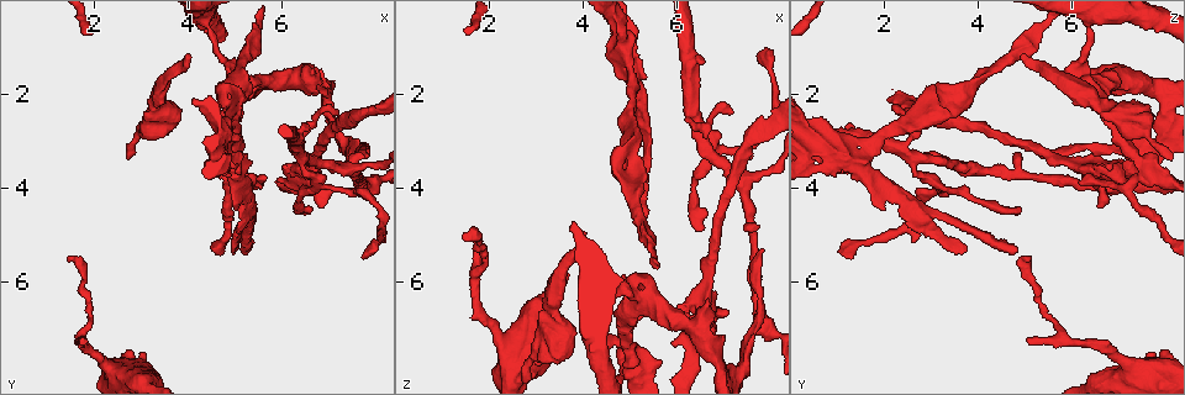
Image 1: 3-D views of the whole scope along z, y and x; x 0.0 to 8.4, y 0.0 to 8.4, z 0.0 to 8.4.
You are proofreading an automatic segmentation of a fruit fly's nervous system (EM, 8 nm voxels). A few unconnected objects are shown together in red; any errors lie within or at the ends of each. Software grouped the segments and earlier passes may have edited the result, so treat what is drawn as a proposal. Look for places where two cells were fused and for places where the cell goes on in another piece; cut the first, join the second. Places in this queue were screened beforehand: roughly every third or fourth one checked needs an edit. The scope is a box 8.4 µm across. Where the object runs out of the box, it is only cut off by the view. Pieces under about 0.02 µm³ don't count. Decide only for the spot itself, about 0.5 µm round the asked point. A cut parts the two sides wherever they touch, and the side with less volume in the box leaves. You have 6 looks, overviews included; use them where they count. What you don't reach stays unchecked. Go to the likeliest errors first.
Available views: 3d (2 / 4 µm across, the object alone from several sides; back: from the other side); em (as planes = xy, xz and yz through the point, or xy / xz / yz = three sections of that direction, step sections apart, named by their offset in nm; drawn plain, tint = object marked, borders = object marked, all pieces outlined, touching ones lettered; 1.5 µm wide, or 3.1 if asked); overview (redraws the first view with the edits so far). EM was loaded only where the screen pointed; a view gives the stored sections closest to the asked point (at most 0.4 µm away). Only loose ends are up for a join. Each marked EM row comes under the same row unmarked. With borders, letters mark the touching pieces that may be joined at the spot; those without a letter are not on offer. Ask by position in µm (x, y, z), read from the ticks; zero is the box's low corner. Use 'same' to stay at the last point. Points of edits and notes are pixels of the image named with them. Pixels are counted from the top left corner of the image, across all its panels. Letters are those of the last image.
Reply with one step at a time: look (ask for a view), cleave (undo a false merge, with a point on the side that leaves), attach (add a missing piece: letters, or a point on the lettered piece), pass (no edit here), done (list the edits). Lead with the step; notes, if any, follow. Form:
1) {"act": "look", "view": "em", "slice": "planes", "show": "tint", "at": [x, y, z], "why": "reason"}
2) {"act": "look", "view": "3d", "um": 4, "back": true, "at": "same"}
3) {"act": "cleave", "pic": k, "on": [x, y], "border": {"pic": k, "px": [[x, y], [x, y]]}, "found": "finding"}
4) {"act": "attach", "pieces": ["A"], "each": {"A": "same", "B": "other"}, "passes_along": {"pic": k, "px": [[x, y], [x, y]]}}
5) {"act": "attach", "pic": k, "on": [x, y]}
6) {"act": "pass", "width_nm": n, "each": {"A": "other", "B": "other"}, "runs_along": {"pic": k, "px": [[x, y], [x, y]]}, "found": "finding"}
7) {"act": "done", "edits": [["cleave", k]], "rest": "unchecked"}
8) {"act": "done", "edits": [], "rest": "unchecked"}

{"act": "look", "view": "em", "slice": "yz", "step": 8, "show": "borders", "at": [3.90, 1.20, 4.85], "why": "long arm stops here"}

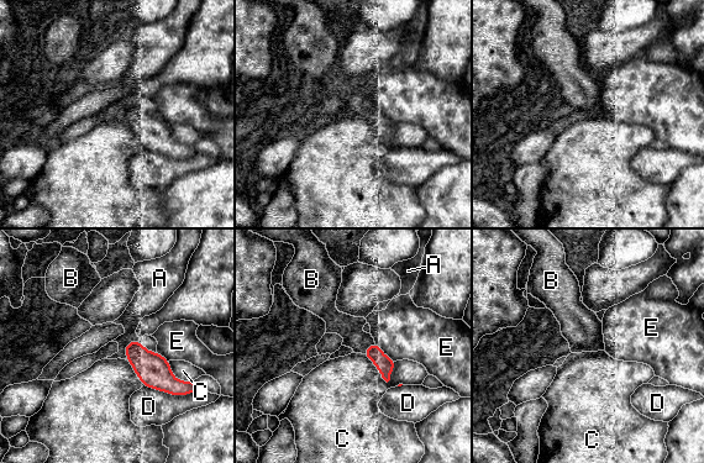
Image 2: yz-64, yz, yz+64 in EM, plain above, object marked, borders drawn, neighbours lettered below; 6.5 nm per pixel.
{"act": "attach", "pieces": ["B"], "each": {"A": "other", "B": "same", "C": "other", "D": "other", "E": "other"}, "found": "the cell continues"}

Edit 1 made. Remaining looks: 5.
{"act": "look", "view": "em", "slice": "xy", "step": 8, "show": "tint", "at": [5.00, 3.65, 7.40], "why": "abrupt turn"}

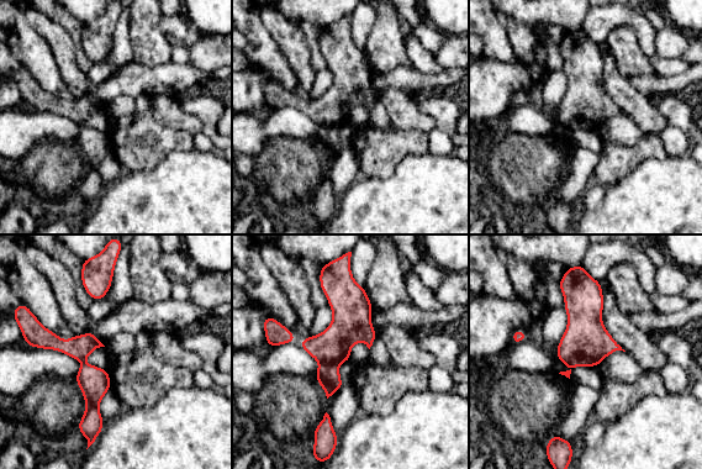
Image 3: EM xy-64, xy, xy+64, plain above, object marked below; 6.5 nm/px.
{"act": "look", "view": "em", "slice": "planes", "show": "tint", "at": "same", "why": "another direction"}

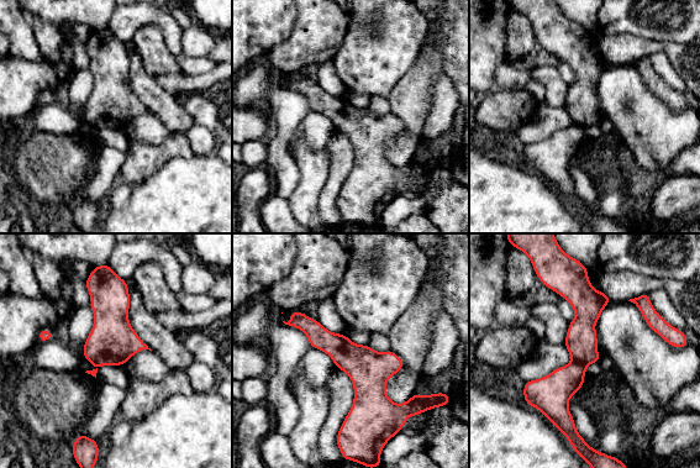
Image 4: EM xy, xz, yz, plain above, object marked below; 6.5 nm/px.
{"act": "look", "view": "em", "slice": "planes", "show": "borders", "at": "same", "why": "what lies round it"}

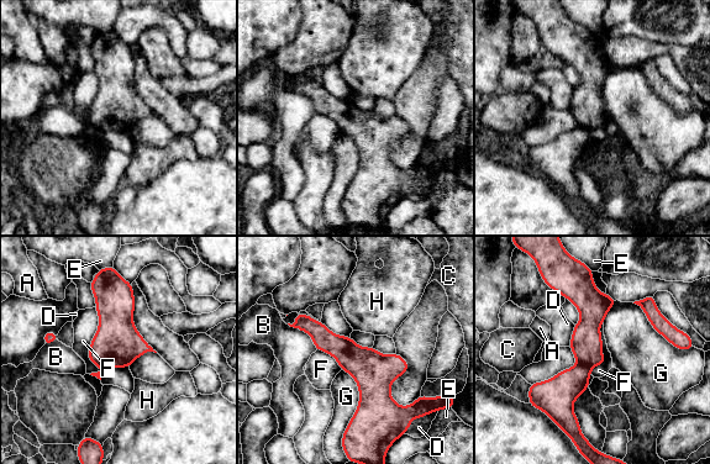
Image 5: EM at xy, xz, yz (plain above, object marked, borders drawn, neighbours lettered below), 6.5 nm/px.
{"act": "cleave", "pic": 5, "on": [558, 394], "width_nm": 200, "each": {"A": "other", "B": "other", "C": "other", "D": "other", "E": "other", "F": "other", "G": "other", "H": "other"}, "border": {"pic": 5, "px": [[577, 362], [589, 369]]}, "found": "two cells meet here"}

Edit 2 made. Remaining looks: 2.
{"act": "look", "view": "em", "slice": "planes", "show": "borders", "at": [1.85, 7.20, 5.10], "why": "branch stops here"}

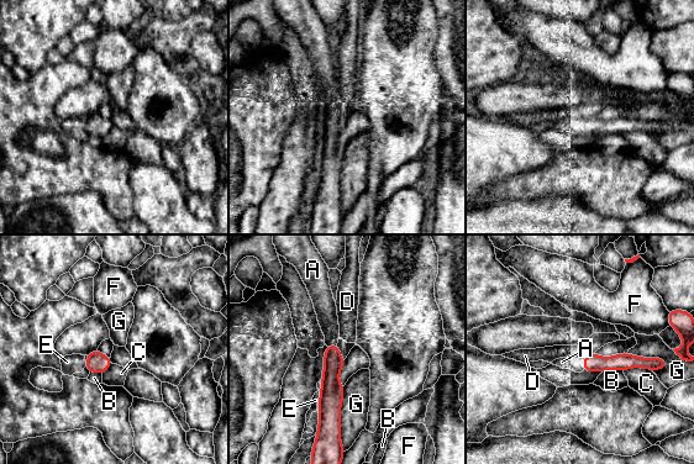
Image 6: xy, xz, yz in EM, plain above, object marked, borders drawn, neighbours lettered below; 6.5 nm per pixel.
{"act": "attach", "pieces": ["A"], "width_nm": 120, "each": {"A": "same", "B": "other", "C": "other", "D": "other", "E": "other", "F": "other", "G": "other"}, "found": "it goes on there"}

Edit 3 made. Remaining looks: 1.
{"act": "done", "edits": [["attach", 2], ["cleave", 5], ["attach", 6]], "rest": "unchecked"}

